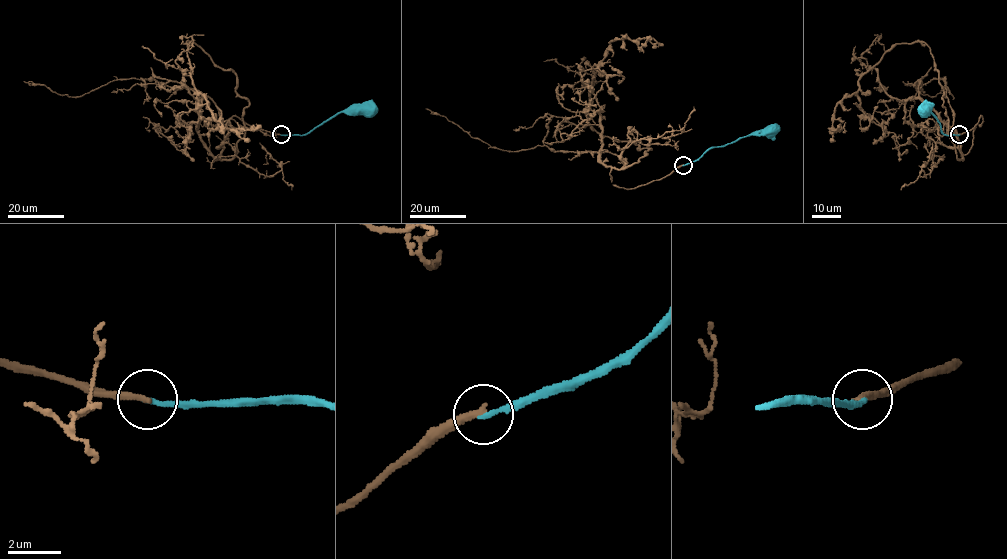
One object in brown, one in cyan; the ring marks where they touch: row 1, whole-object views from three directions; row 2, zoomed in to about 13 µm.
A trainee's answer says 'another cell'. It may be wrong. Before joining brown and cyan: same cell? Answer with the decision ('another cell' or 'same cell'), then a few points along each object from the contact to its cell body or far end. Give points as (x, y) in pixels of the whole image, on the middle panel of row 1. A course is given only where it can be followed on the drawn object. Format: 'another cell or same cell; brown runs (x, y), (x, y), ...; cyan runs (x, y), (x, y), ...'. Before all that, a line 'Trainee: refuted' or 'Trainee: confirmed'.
Trainee: confirmed
another cell; brown runs (683, 165), (614, 186), (600, 106), (577, 73), (592, 75), (589, 90), (613, 40), (663, 45); cyan runs (683, 165), (696, 161), (713, 147), (770, 128)

